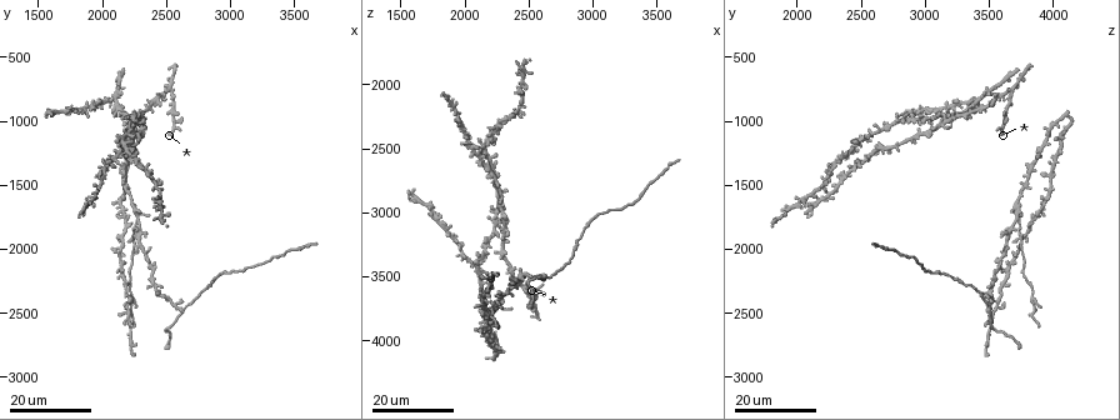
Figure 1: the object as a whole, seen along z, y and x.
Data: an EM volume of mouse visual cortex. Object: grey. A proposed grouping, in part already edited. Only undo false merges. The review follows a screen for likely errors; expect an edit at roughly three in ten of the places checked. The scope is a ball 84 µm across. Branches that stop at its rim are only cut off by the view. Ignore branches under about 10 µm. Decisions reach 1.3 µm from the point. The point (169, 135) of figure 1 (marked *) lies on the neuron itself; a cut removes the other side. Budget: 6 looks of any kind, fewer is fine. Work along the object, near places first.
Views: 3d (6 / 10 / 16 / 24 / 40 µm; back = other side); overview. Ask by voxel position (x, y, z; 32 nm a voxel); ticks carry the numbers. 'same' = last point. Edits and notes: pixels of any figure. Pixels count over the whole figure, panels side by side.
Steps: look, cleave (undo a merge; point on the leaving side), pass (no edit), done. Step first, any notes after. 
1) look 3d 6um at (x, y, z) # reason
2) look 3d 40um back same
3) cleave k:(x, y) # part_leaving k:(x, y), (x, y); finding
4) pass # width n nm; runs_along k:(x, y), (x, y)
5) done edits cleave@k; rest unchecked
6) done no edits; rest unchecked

look 3d 24um at (2060, 820, 3400)

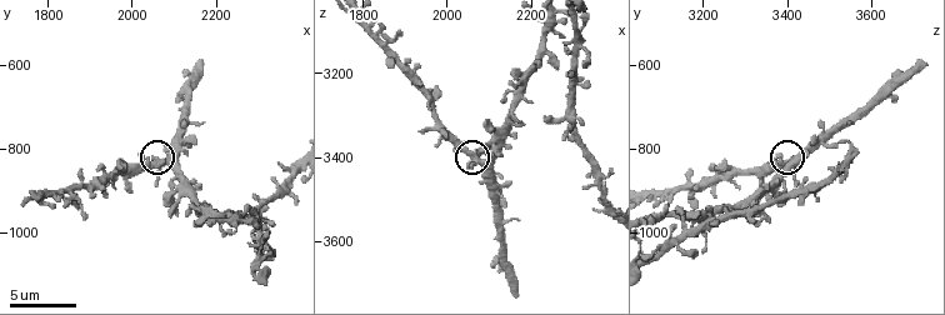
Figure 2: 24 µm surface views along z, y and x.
look 3d 10um at (2085, 825, 3420) # closer look

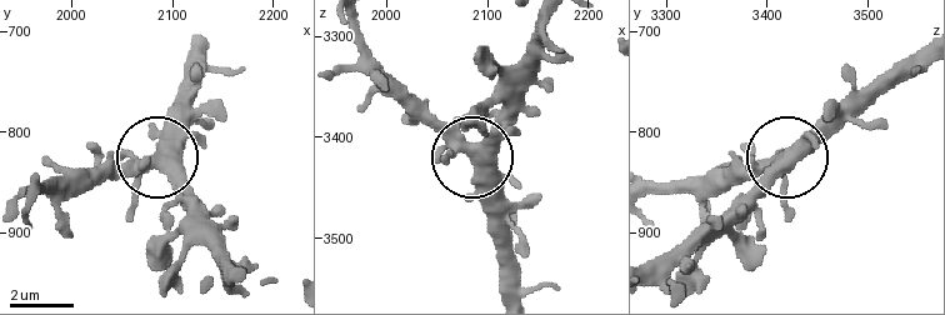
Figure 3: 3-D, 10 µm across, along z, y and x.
pass # width 400 nm; runs_along 3:(549, 20), (519, 109), (475, 158), (510, 203); continuous, no second neuron

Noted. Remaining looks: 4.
look 3d 16um at (2620, 2480, 3480) # looks like a crossing

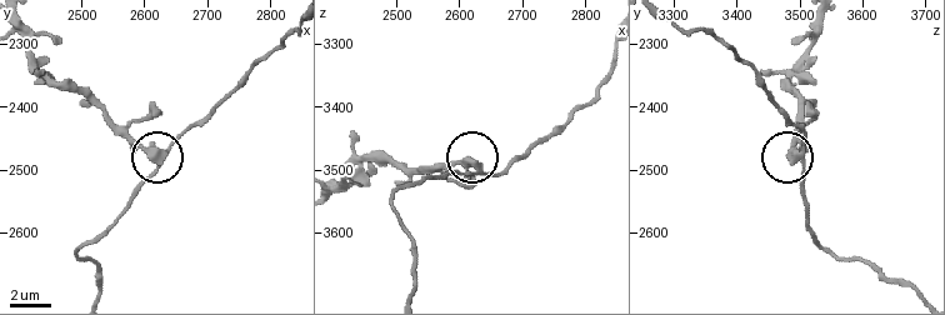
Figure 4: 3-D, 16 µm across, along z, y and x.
look 3d 10um at (2630, 2475, 3505) # zoom in

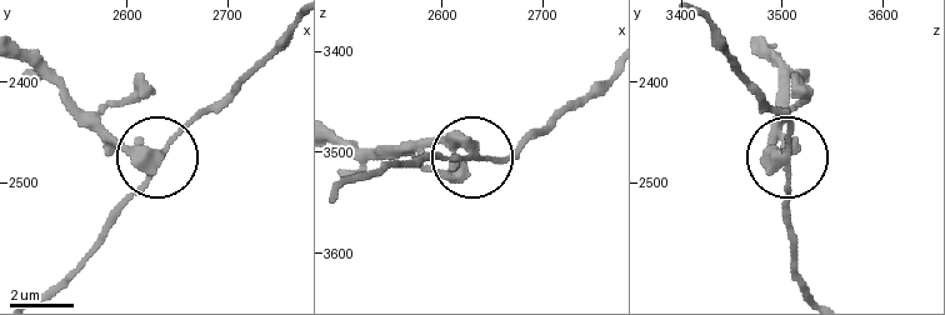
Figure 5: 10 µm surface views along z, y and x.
cleave 5:(126, 194) # width 290 nm; a second neuron is stuck on

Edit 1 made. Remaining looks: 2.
done edits cleave@5; rest unchecked

